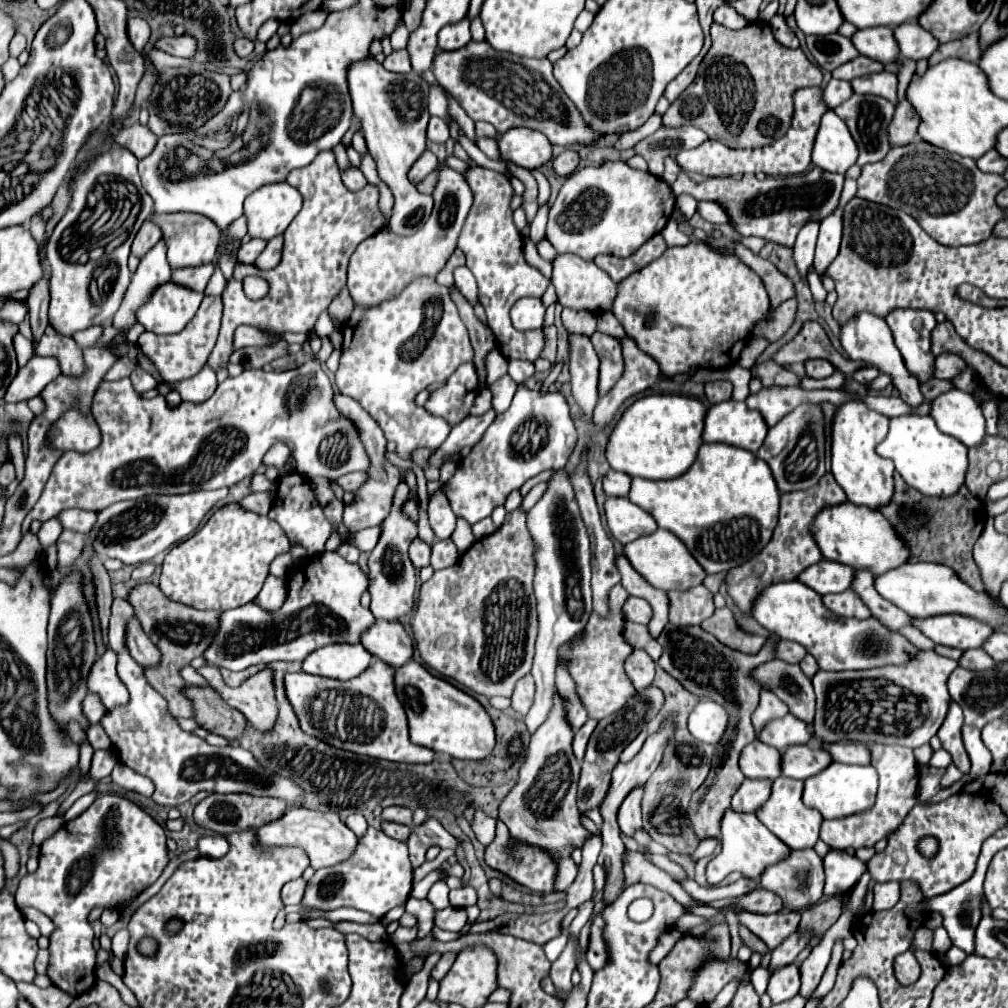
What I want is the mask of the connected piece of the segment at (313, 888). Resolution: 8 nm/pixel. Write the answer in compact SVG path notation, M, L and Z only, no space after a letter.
M368 827L366 835L360 839L356 851L346 863L318 869L306 885L302 903L306 907L318 909L336 909L336 907L354 907L376 917L384 917L392 907L406 901L412 889L412 867L408 861L408 847L402 841L396 841L384 835L380 829Z

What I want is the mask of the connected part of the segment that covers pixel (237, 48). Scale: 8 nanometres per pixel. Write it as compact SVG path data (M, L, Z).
M238 37L238 39L234 41L234 53L236 53L238 57L248 57L252 51L254 51L254 43L252 43L252 41L242 39L242 37Z

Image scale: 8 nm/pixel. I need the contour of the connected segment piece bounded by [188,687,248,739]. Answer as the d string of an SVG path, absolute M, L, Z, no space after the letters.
M190 687L188 697L194 701L196 707L196 721L226 739L238 739L244 735L246 729L246 717L228 707L224 699L210 687Z

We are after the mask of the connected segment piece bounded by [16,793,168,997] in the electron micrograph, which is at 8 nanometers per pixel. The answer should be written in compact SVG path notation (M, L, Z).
M98 795L96 801L76 819L66 821L52 837L48 837L40 845L40 857L38 857L38 869L34 873L26 873L20 879L18 891L16 891L16 903L18 907L30 905L44 915L48 915L56 929L50 935L50 965L48 965L48 977L52 983L72 997L82 995L96 983L96 950L93 947L94 931L88 923L88 913L94 907L102 909L120 909L128 901L132 901L138 893L142 893L148 885L152 885L160 873L164 871L168 863L168 847L166 847L166 835L164 829L136 803L118 797L118 795Z

